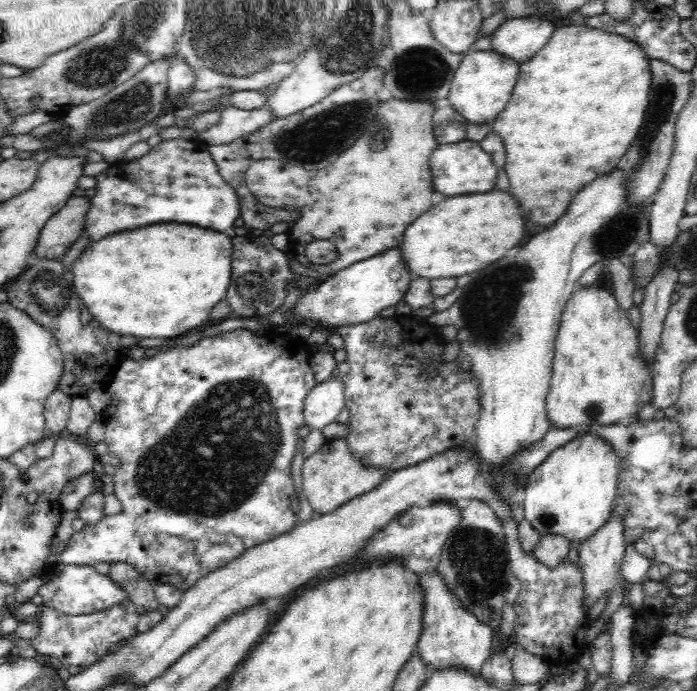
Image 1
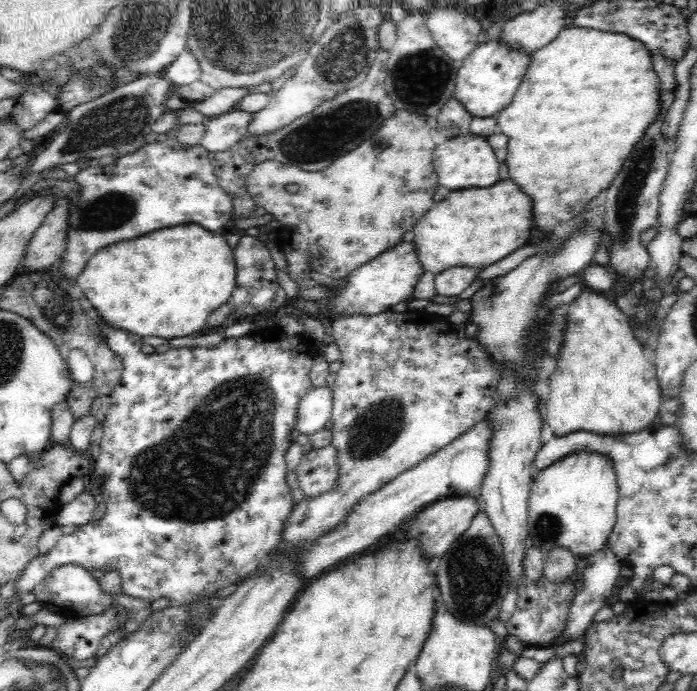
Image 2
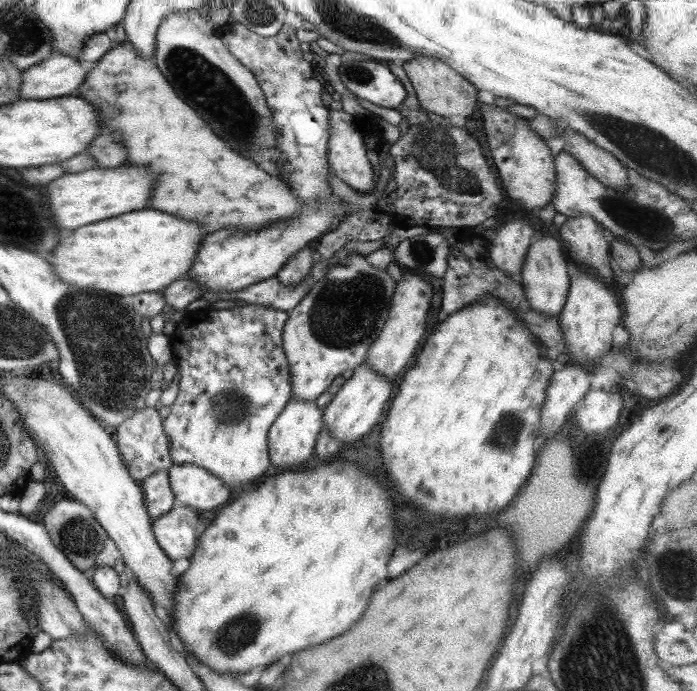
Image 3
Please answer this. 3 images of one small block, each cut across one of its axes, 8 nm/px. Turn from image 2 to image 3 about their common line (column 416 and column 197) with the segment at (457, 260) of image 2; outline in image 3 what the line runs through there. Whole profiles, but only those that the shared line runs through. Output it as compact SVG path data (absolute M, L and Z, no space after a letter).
M138 210L82 226L62 236L60 246L48 262L60 280L88 286L123 297L145 292L161 292L172 282L188 276L203 242L200 224L176 218L160 210Z

